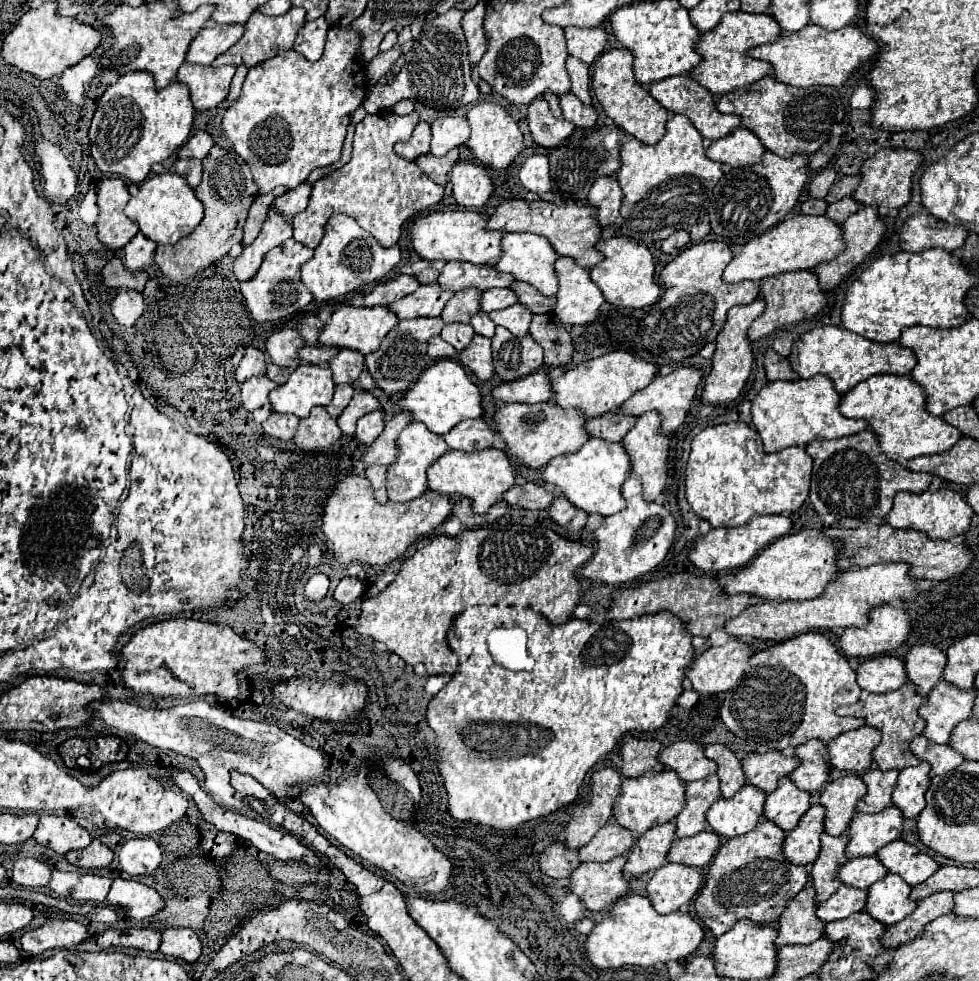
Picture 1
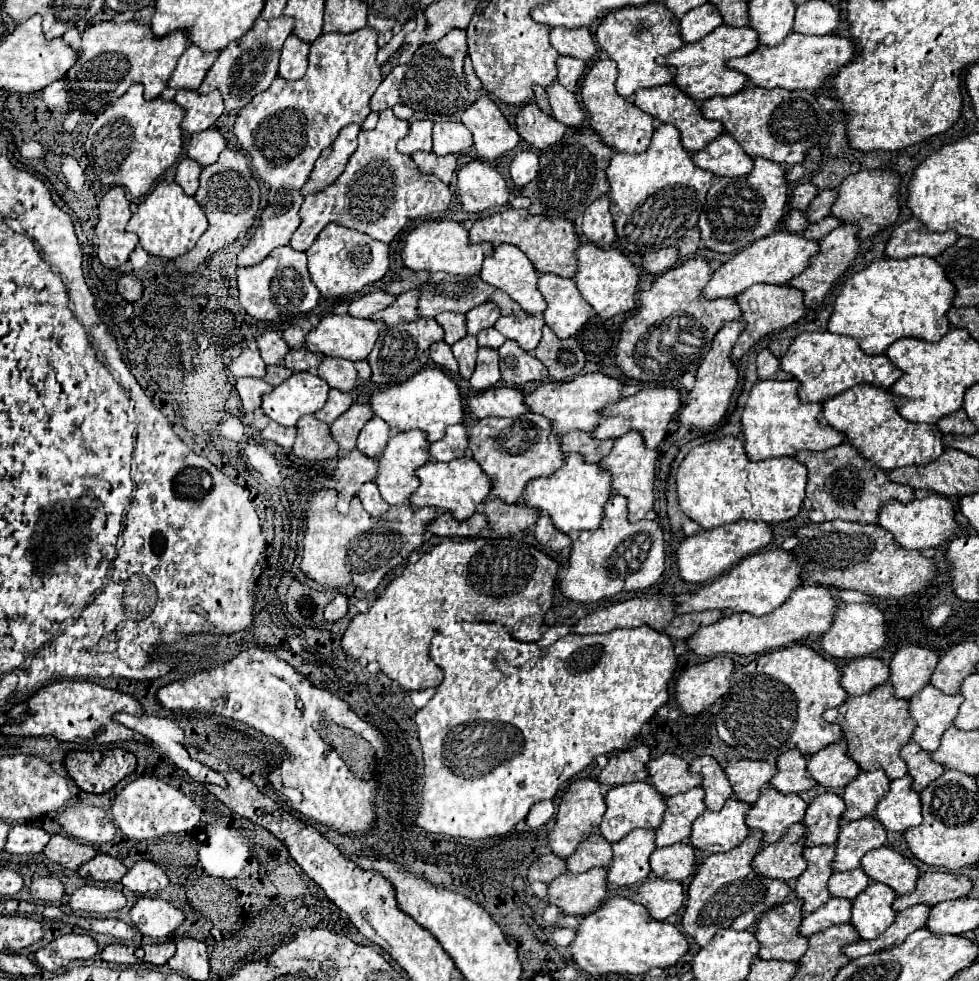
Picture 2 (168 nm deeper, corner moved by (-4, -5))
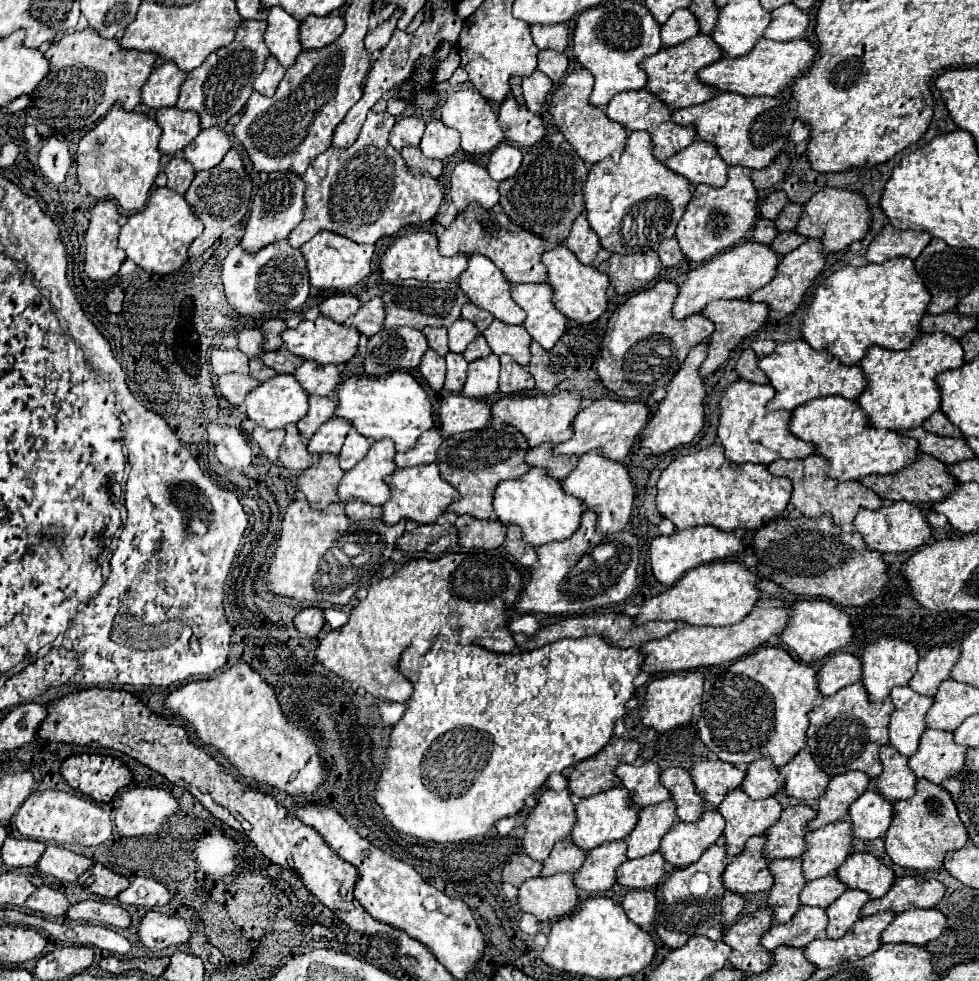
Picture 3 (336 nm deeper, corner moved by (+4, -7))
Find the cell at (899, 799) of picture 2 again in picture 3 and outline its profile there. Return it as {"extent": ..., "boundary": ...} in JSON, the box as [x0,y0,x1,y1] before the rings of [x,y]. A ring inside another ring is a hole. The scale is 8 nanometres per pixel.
{"extent":[848,789,892,841],"boundary":[[[874,789],[860,795],[848,809],[852,835],[862,841],[884,837],[892,819],[892,803],[884,801]]]}

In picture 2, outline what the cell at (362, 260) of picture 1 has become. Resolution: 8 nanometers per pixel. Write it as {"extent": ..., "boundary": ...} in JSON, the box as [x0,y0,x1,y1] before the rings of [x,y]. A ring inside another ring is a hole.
{"extent":[306,225,390,299],"boundary":[[[328,225],[316,239],[316,243],[306,251],[308,271],[324,299],[346,297],[358,293],[362,287],[376,283],[390,271],[390,247],[382,241],[374,241],[368,235],[348,229],[344,225]]]}

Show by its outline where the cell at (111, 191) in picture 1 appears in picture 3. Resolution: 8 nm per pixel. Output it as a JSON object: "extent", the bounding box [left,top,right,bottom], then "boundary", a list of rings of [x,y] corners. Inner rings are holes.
{"extent":[84,201,126,281],"boundary":[[[100,201],[90,211],[90,227],[84,235],[86,255],[84,271],[92,281],[106,281],[118,273],[126,253],[118,249],[118,207],[112,201]]]}

